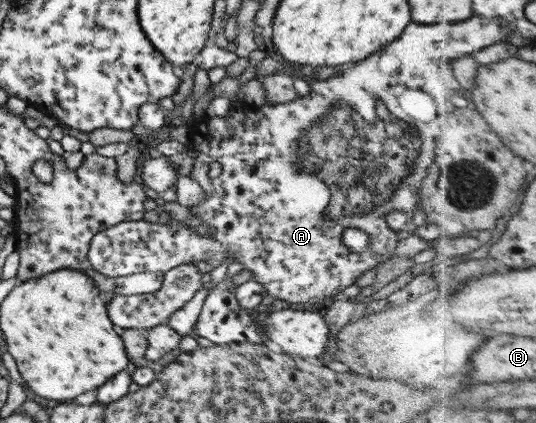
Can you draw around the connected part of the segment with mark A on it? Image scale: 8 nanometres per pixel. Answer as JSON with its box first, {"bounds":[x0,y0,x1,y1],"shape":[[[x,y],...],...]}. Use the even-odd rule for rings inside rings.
{"bounds":[87,17,515,308],"shape":[[[473,17],[462,22],[433,25],[409,22],[397,39],[371,53],[367,59],[345,65],[337,75],[330,73],[314,78],[314,81],[312,79],[310,90],[304,96],[295,97],[287,103],[264,103],[256,107],[231,105],[224,117],[204,117],[187,131],[189,148],[198,153],[187,176],[197,180],[205,192],[205,201],[189,207],[189,210],[207,223],[207,236],[199,237],[175,220],[164,224],[142,220],[121,222],[91,237],[87,260],[101,275],[121,278],[141,272],[165,273],[172,267],[195,264],[199,260],[216,267],[231,255],[233,261],[242,264],[242,269],[251,271],[251,280],[261,283],[265,295],[289,304],[308,302],[316,308],[321,298],[334,297],[344,287],[355,283],[363,271],[375,269],[379,262],[394,255],[397,240],[406,232],[393,231],[388,227],[385,216],[389,211],[402,211],[412,222],[419,218],[417,190],[421,187],[430,160],[425,159],[421,152],[422,141],[417,127],[411,125],[411,121],[406,123],[405,113],[399,107],[385,107],[389,103],[382,98],[381,87],[391,87],[391,82],[397,80],[404,84],[406,92],[420,92],[420,87],[413,86],[416,79],[403,75],[407,65],[429,67],[433,74],[433,65],[449,67],[454,60],[481,51],[510,35],[515,36],[515,27],[499,19]],[[213,161],[221,166],[221,172],[215,178],[208,175],[209,163]],[[348,227],[359,228],[369,234],[365,251],[353,253],[343,245],[341,232]]]}

